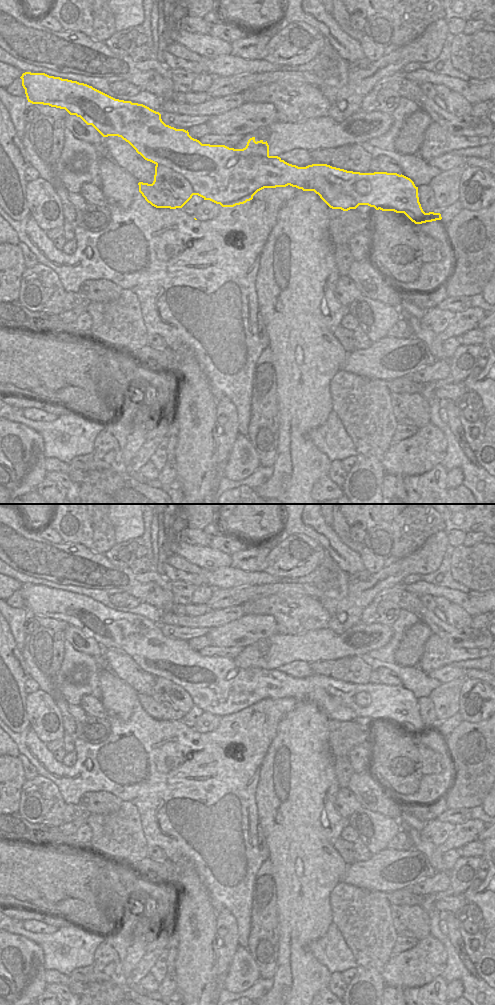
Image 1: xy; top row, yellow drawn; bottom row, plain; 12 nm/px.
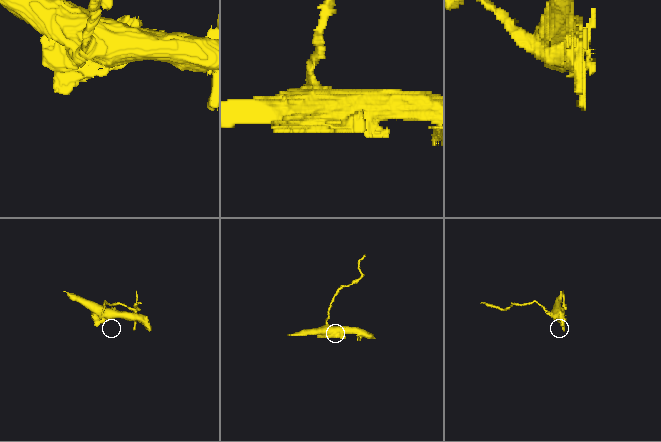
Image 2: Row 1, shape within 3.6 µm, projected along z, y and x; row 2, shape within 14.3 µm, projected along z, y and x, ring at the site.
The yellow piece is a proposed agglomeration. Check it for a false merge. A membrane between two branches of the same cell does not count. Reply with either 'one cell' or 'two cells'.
two cells

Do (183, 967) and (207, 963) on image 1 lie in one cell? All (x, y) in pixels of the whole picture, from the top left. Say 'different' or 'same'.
same

